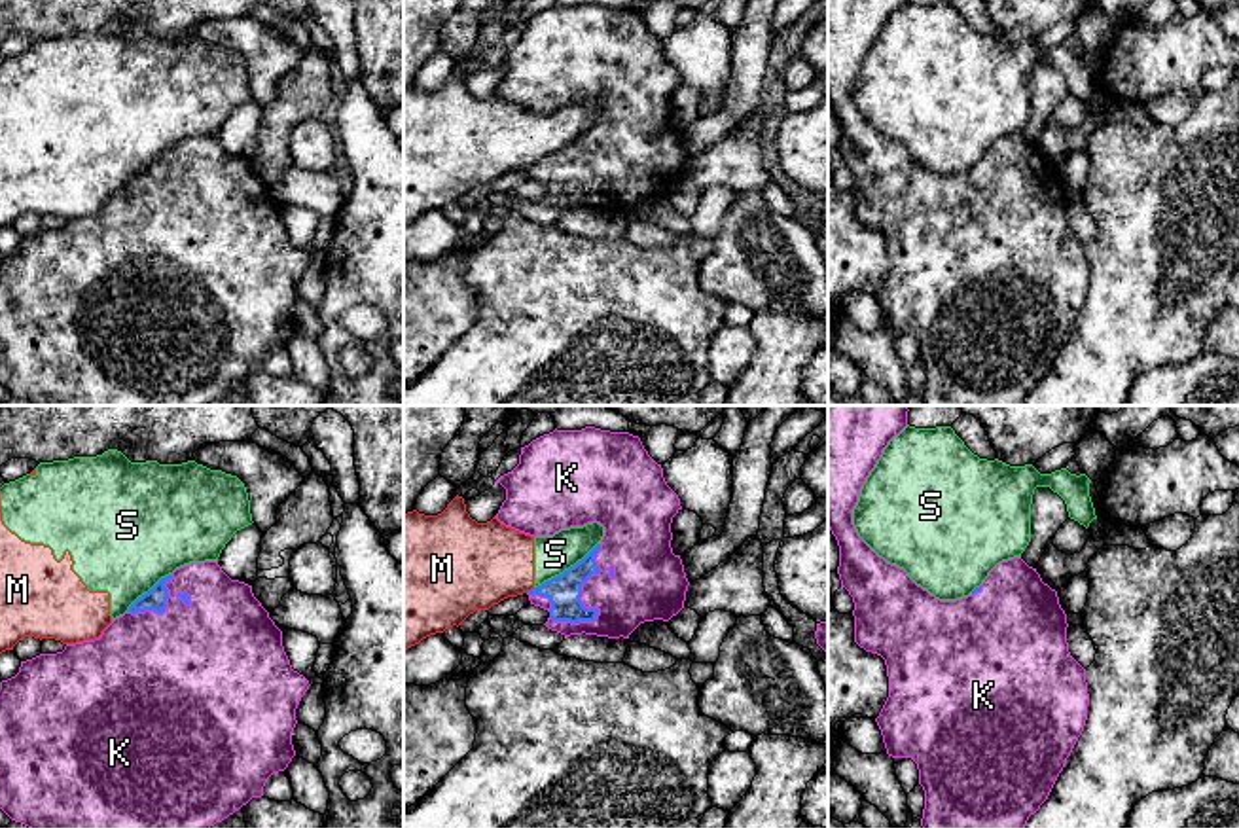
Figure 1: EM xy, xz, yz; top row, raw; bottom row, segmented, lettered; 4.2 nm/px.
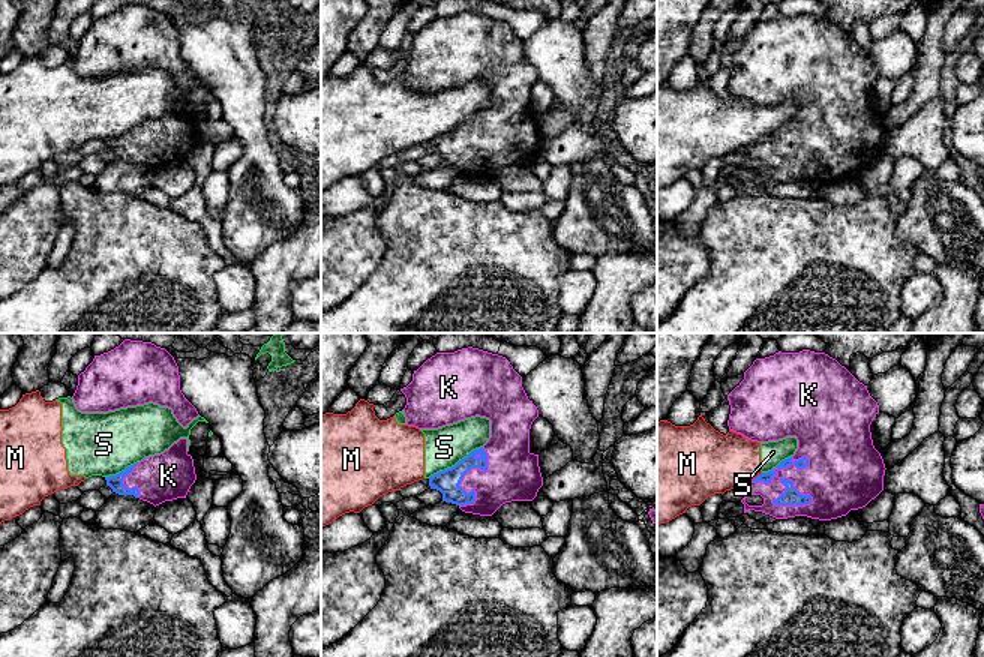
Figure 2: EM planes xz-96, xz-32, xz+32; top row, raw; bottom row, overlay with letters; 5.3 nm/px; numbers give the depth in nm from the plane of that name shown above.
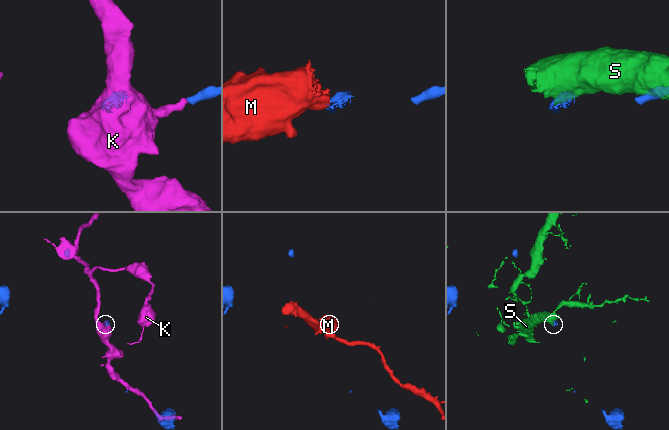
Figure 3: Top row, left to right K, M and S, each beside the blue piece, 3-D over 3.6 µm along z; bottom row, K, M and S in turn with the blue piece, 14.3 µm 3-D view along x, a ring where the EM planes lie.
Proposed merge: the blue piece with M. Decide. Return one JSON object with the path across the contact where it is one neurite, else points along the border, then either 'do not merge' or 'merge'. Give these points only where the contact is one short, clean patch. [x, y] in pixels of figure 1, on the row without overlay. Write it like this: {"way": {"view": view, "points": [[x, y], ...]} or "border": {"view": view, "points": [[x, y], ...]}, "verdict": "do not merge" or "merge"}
{"border": {"view": "xz", "points": [[535, 163], [527, 169]]}, "verdict": "do not merge"}

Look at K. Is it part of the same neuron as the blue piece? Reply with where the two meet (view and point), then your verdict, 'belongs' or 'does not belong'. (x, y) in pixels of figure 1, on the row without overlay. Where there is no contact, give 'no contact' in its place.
contact xz (582, 180); belongs

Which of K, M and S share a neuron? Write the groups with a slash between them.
K / M S

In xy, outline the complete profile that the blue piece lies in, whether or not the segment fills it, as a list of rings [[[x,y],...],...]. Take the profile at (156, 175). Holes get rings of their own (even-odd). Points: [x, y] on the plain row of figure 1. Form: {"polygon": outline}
{"polygon": [[[218,136],[184,140],[112,195],[99,214],[21,237],[19,248],[0,258],[0,385],[30,405],[208,405],[252,373],[261,373],[267,354],[288,343],[296,332],[296,284],[309,261],[309,256],[292,244],[282,207],[254,172],[252,161],[231,155]]]}

